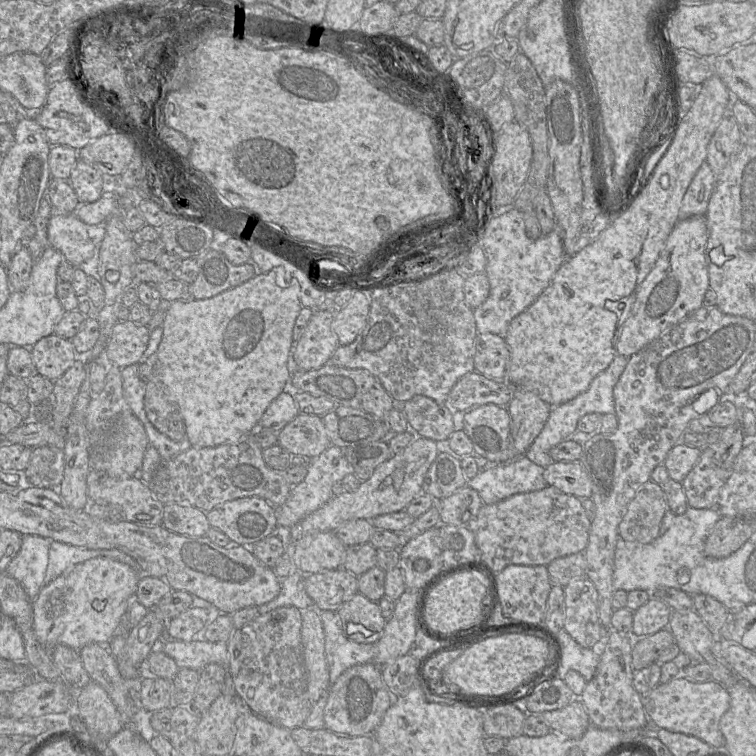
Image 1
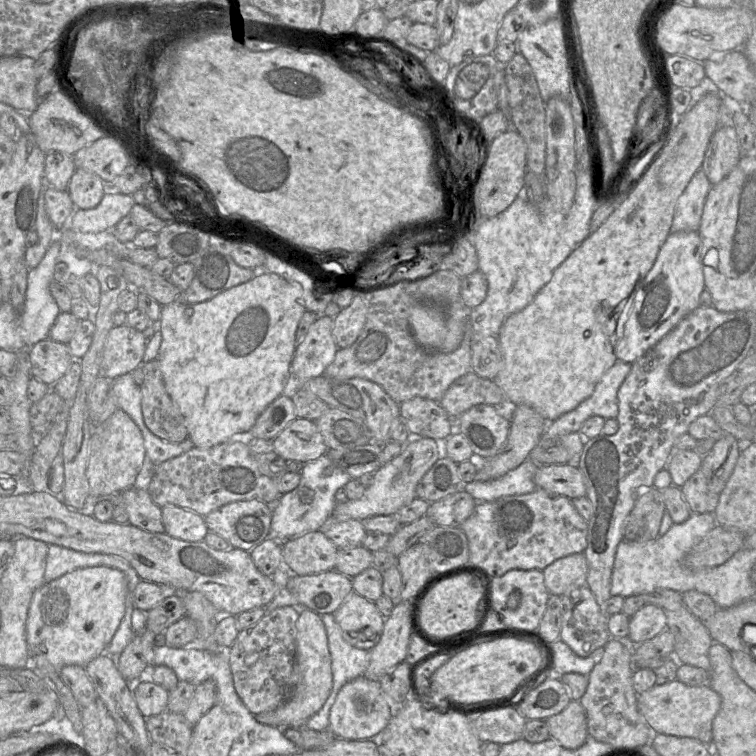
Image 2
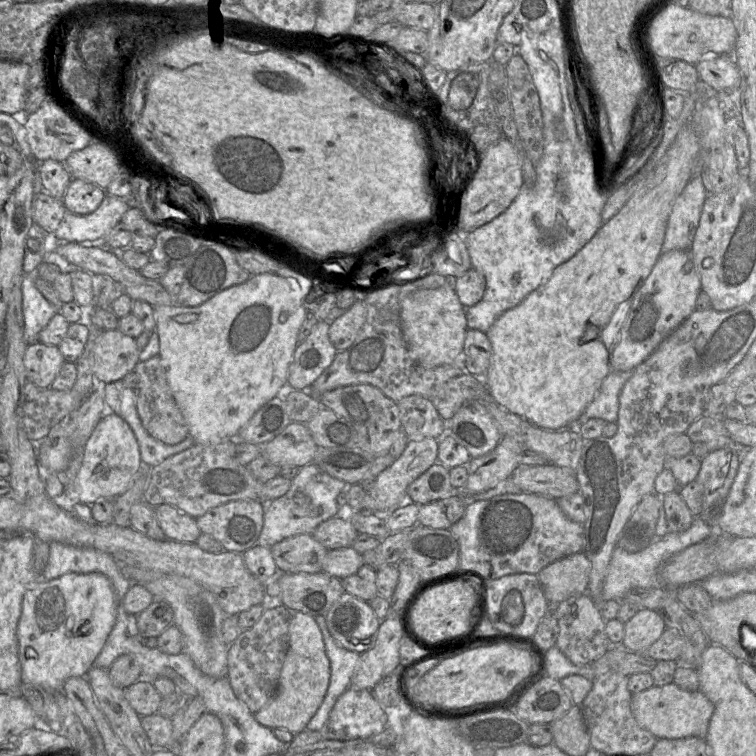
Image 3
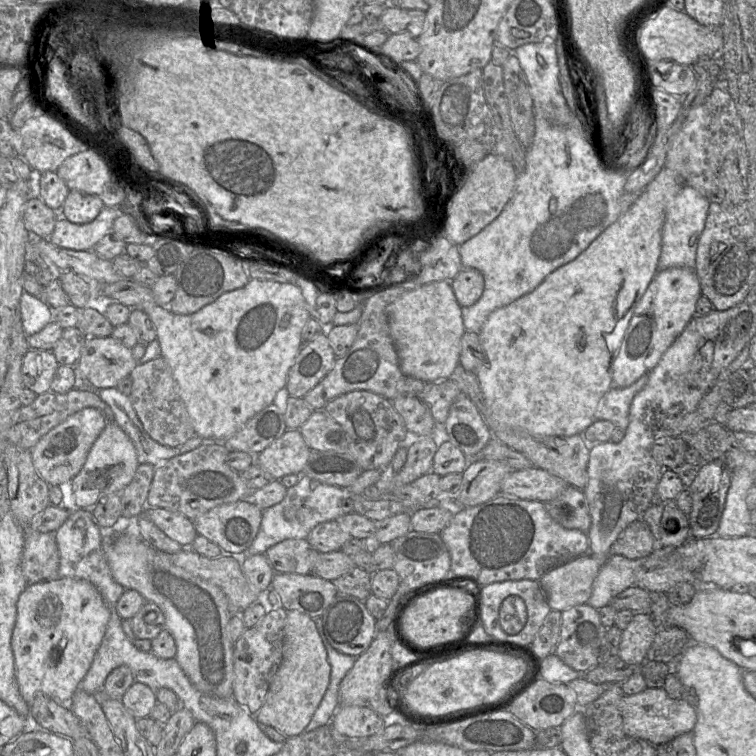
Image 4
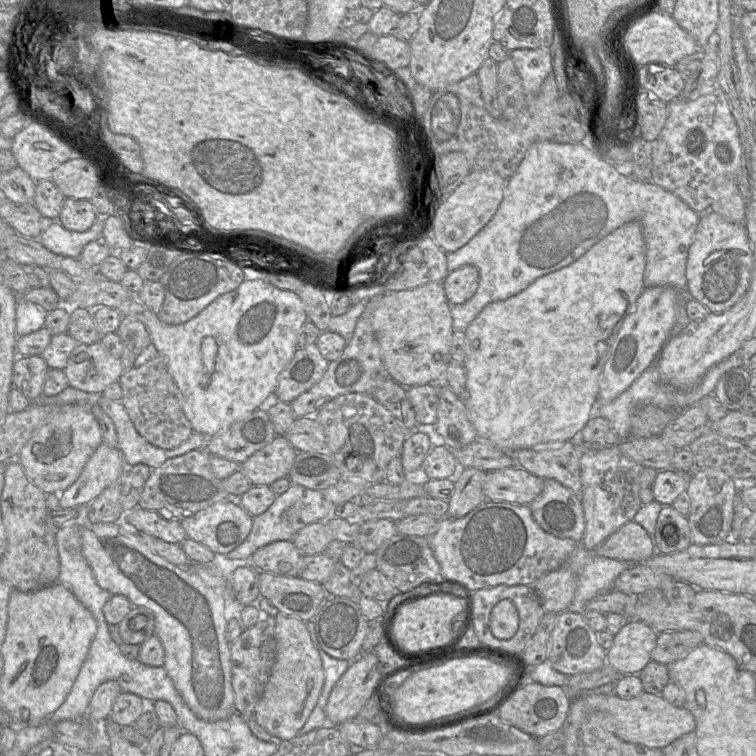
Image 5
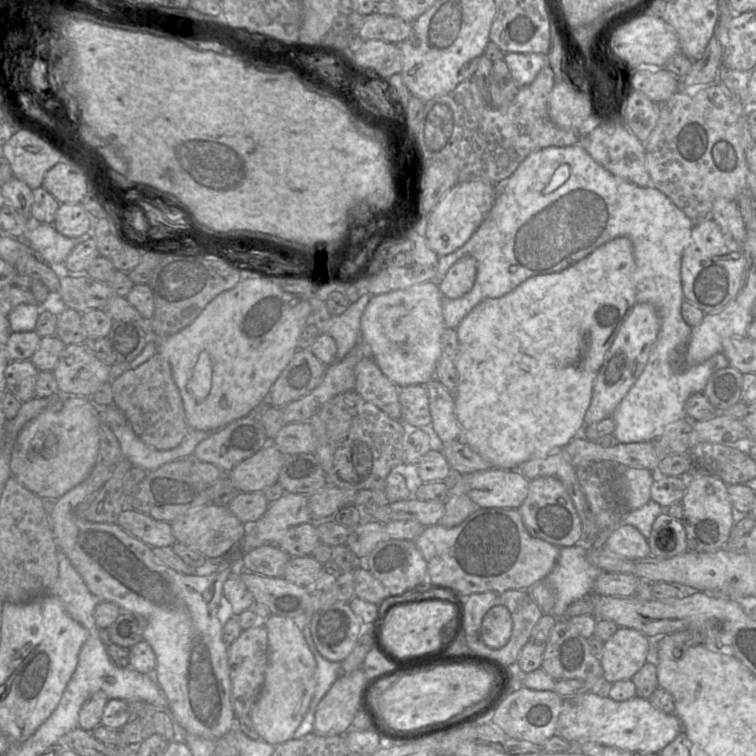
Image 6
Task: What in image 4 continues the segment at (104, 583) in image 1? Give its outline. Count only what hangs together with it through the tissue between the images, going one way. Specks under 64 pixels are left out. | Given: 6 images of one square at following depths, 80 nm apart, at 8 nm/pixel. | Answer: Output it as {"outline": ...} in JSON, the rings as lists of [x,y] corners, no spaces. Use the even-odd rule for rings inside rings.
{"outline":[[[60,577],[28,584],[17,602],[11,646],[19,690],[29,708],[40,694],[69,704],[93,662],[109,619],[101,594],[88,581]]]}

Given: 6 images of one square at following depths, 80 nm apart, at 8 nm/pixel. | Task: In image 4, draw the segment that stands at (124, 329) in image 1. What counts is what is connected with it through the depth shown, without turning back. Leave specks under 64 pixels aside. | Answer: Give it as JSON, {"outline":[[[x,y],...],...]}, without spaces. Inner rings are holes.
{"outline":[[[112,336],[87,338],[74,369],[96,389],[116,387],[136,367],[132,349]]]}

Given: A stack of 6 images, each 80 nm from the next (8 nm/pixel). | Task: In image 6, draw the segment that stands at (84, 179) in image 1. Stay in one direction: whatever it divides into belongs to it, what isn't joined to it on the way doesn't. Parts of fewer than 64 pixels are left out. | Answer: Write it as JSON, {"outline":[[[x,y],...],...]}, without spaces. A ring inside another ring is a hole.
{"outline":[[[62,203],[56,212],[53,226],[65,237],[89,235],[91,220],[81,203]]]}

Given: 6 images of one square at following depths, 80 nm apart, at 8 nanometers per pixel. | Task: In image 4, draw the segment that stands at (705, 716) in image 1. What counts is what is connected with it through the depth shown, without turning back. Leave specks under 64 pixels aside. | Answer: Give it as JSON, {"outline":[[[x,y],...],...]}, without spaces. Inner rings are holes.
{"outline":[[[646,688],[641,693],[623,695],[620,700],[620,712],[624,732],[632,737],[641,738],[660,745],[669,742],[679,735],[692,733],[696,723],[695,708],[683,699],[671,698],[664,688]]]}

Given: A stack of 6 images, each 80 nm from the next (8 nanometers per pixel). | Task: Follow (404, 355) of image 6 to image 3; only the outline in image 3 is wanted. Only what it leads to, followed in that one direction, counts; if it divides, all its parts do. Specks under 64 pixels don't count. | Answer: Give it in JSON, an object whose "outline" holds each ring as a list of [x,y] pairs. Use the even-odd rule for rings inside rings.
{"outline":[[[452,284],[436,289],[415,291],[401,303],[401,329],[411,357],[424,368],[430,369],[452,363],[463,351],[469,329],[465,307]]]}

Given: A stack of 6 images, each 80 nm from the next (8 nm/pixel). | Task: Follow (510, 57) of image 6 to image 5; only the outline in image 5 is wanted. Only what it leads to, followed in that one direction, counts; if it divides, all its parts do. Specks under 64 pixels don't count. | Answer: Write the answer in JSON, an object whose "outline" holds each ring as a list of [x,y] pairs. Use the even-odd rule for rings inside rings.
{"outline":[[[550,48],[516,49],[509,52],[528,98],[537,95],[543,81],[553,72]]]}

